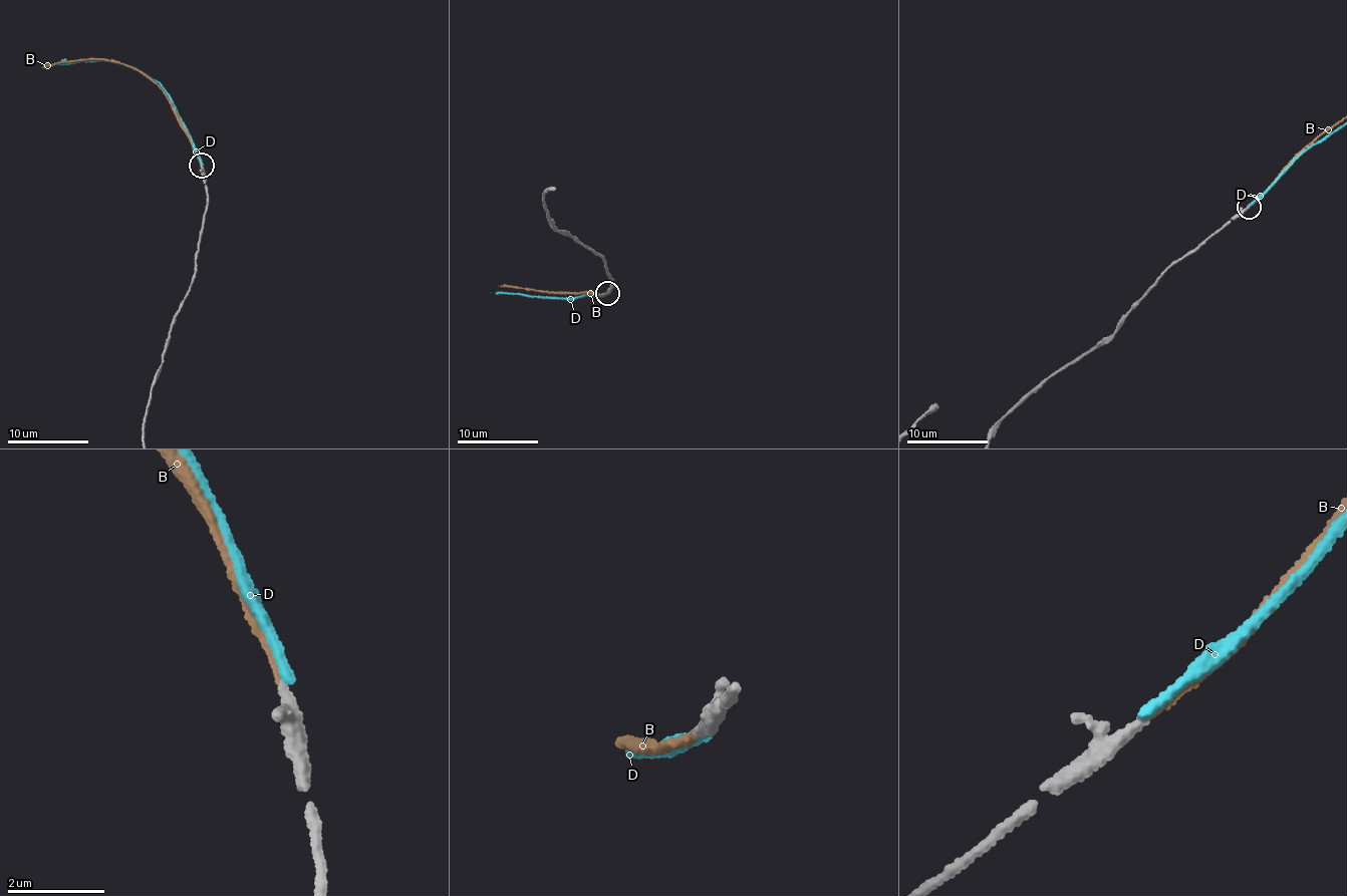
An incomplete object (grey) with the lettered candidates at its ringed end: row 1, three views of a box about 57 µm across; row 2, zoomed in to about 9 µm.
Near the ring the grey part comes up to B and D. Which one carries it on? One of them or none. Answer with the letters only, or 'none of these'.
B

